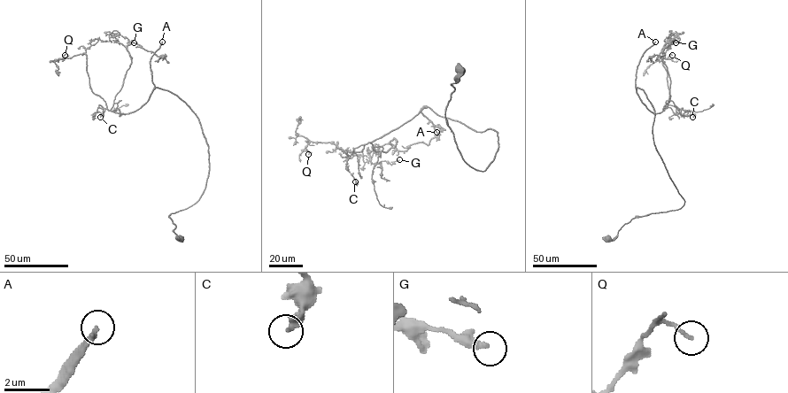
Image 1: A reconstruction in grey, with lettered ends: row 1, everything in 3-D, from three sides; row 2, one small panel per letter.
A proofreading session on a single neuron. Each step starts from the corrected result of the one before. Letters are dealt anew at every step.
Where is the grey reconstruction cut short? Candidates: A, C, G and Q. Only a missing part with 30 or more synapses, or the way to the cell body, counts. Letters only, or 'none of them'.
A

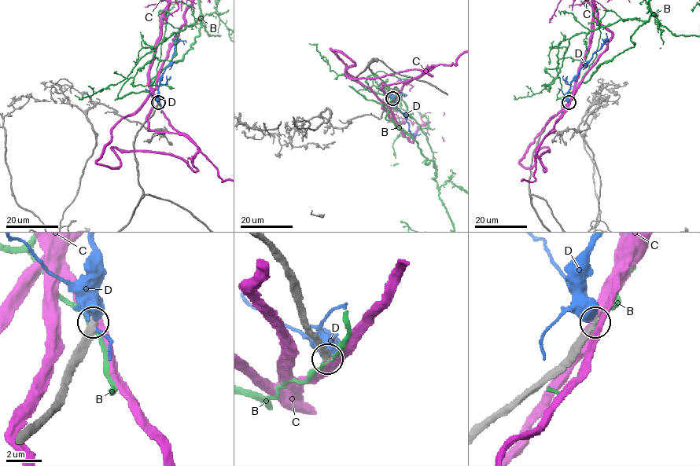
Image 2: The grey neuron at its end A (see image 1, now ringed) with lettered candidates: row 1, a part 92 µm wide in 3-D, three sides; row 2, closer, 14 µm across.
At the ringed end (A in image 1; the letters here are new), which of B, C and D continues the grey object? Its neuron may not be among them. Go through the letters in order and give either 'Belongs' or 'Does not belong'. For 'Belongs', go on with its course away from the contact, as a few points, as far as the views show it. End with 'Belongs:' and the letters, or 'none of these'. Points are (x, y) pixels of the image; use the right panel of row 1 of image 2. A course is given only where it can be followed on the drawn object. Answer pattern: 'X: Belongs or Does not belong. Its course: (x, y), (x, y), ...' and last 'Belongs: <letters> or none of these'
B: Does not belong
C: Does not belong
D: Does not belong
Belongs: none of these

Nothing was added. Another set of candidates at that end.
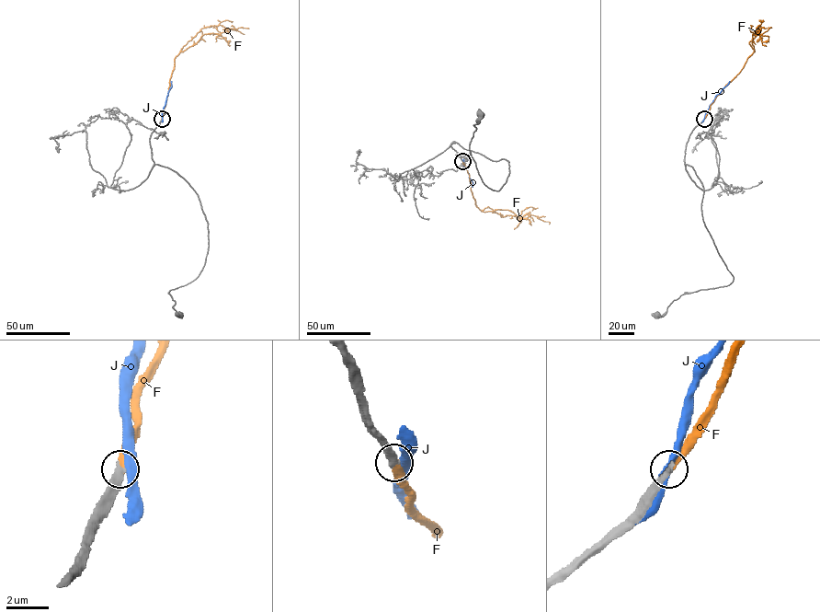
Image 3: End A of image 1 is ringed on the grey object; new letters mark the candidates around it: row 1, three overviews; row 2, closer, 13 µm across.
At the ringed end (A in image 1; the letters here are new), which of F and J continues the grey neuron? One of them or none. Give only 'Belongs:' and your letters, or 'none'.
Belongs: F

